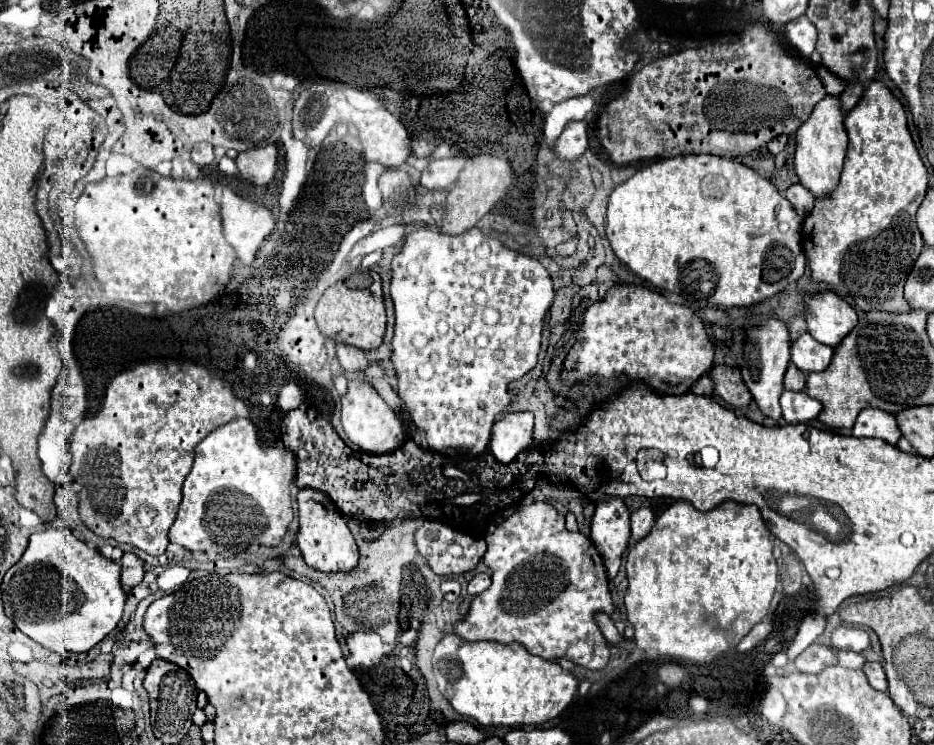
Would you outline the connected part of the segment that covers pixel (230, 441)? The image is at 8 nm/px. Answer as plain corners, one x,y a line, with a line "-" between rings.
235,418
233,422
219,426
195,448
195,462
185,478
183,500
177,518
169,528
169,540
191,552
245,552
255,546
277,546
293,520
291,484
295,480
295,468
295,454
285,446
265,448
259,442
257,426
249,418

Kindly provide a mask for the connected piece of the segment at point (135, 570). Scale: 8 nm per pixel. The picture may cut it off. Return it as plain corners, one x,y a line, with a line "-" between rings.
133,552
123,554
123,558
121,558
121,566
123,566
121,582
123,582
125,588
133,588
133,586
137,586
137,584
143,580
145,566
143,566
143,562
139,560
137,554
133,554

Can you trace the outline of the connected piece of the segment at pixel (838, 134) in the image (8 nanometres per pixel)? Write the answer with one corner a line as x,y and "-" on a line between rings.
835,96
823,98
813,108
813,114
795,132
795,144
795,172
799,176
799,184
803,184
815,198
829,198
831,192
837,188
847,150
843,112
839,110
839,100

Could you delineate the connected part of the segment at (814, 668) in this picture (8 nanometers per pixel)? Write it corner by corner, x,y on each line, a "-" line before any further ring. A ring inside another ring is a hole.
811,644
795,658
795,668
799,672
809,672
809,674
817,674
831,664
837,664
837,660
835,660
833,652
821,644

